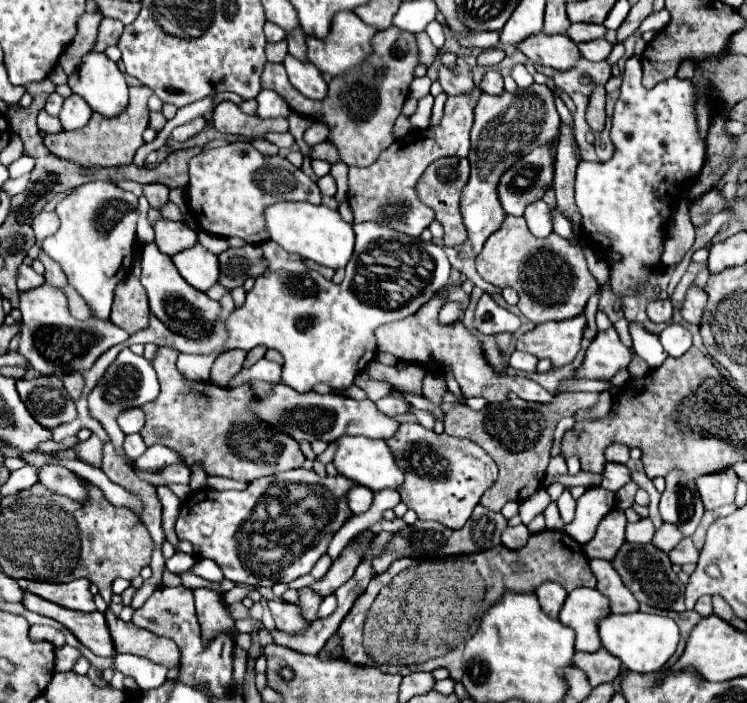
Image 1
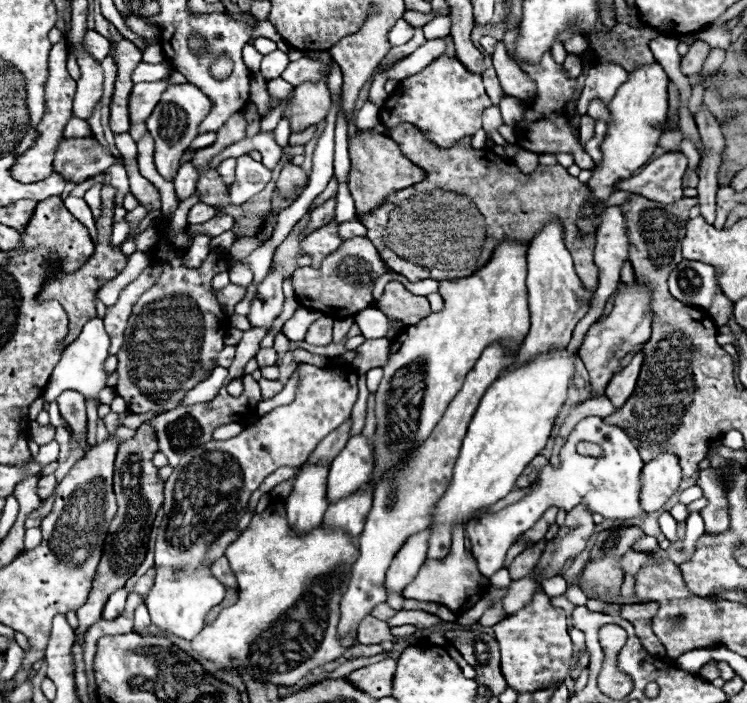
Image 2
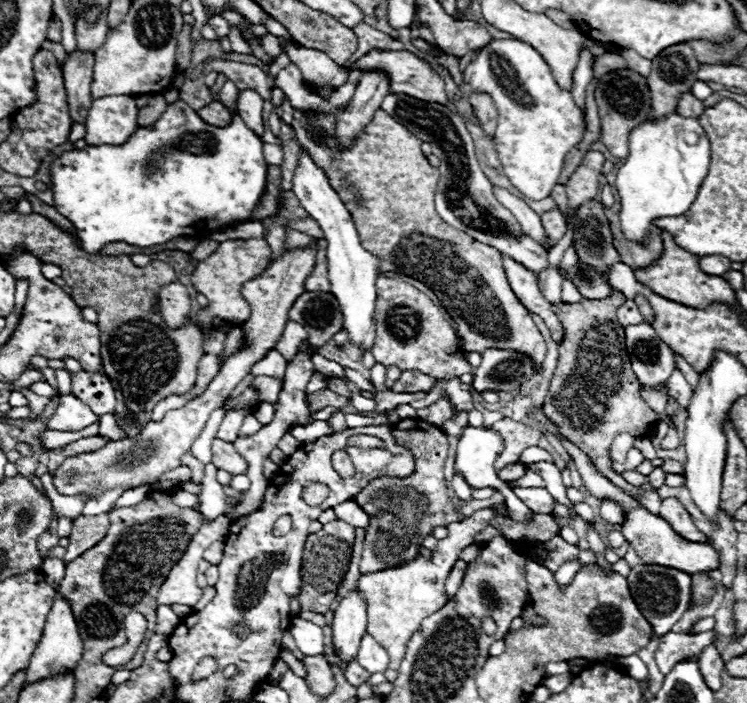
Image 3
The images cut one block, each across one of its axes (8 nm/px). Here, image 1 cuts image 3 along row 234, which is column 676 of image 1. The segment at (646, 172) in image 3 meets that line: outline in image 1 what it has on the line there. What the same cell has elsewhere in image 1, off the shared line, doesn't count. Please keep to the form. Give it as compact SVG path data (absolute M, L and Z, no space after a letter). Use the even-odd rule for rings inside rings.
M644 612L608 614L606 618L598 620L598 634L602 646L612 656L620 658L628 670L638 674L650 674L660 670L668 662L668 658L676 652L676 644L678 644L678 626L674 620Z

